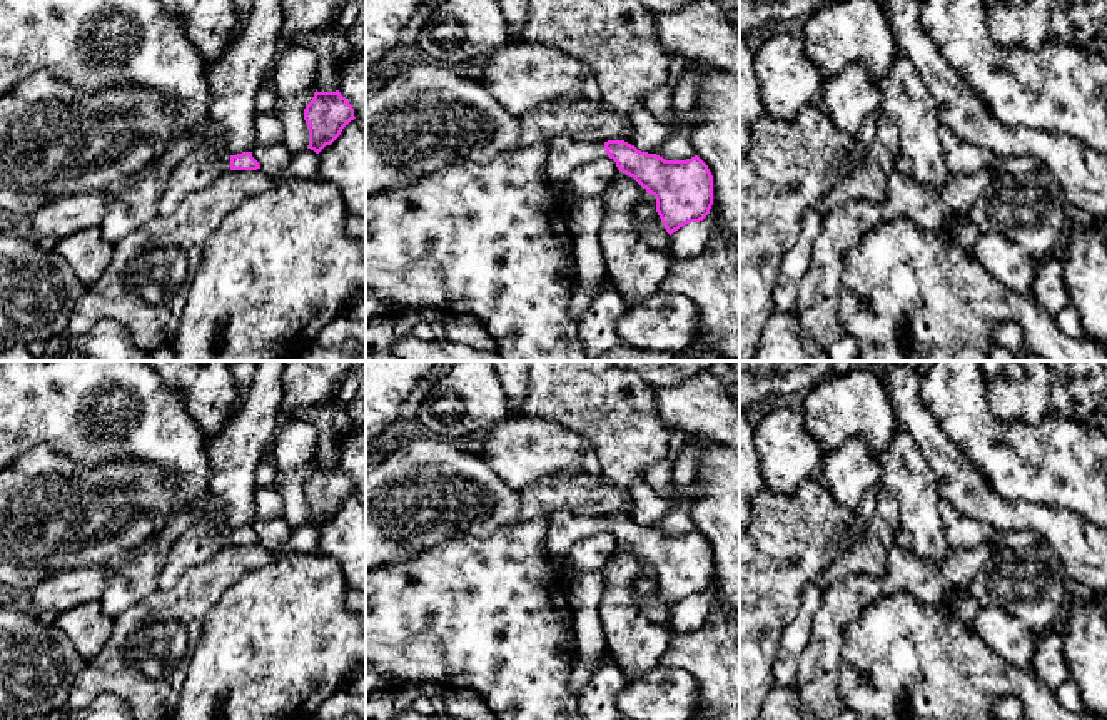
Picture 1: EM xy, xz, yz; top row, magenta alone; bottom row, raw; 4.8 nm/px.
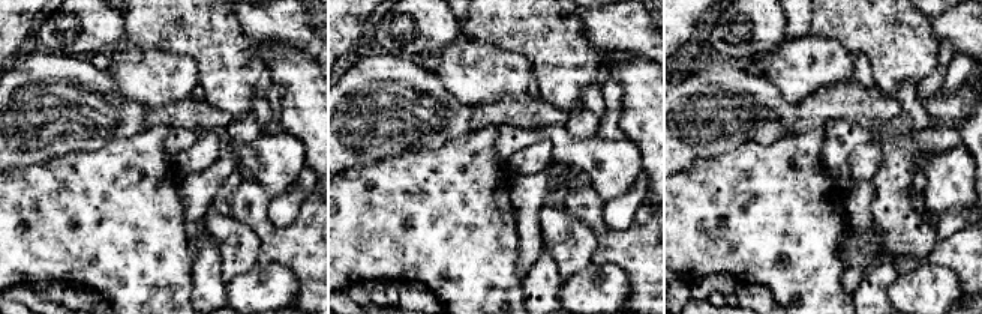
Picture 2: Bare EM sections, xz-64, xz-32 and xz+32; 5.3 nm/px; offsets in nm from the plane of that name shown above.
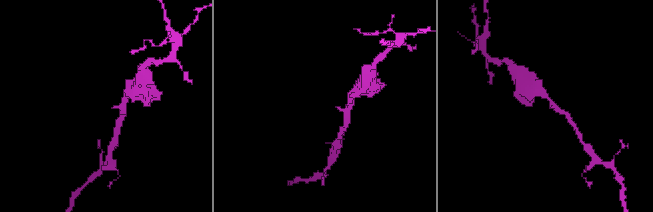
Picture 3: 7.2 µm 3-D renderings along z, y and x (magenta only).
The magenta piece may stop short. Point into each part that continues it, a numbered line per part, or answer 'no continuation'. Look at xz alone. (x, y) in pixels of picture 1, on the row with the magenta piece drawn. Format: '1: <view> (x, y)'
1: xz (565, 154)

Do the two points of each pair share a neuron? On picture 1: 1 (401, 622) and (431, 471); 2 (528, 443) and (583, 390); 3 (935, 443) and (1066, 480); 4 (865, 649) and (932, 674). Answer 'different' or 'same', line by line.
1: different
2: different
3: different
4: same

